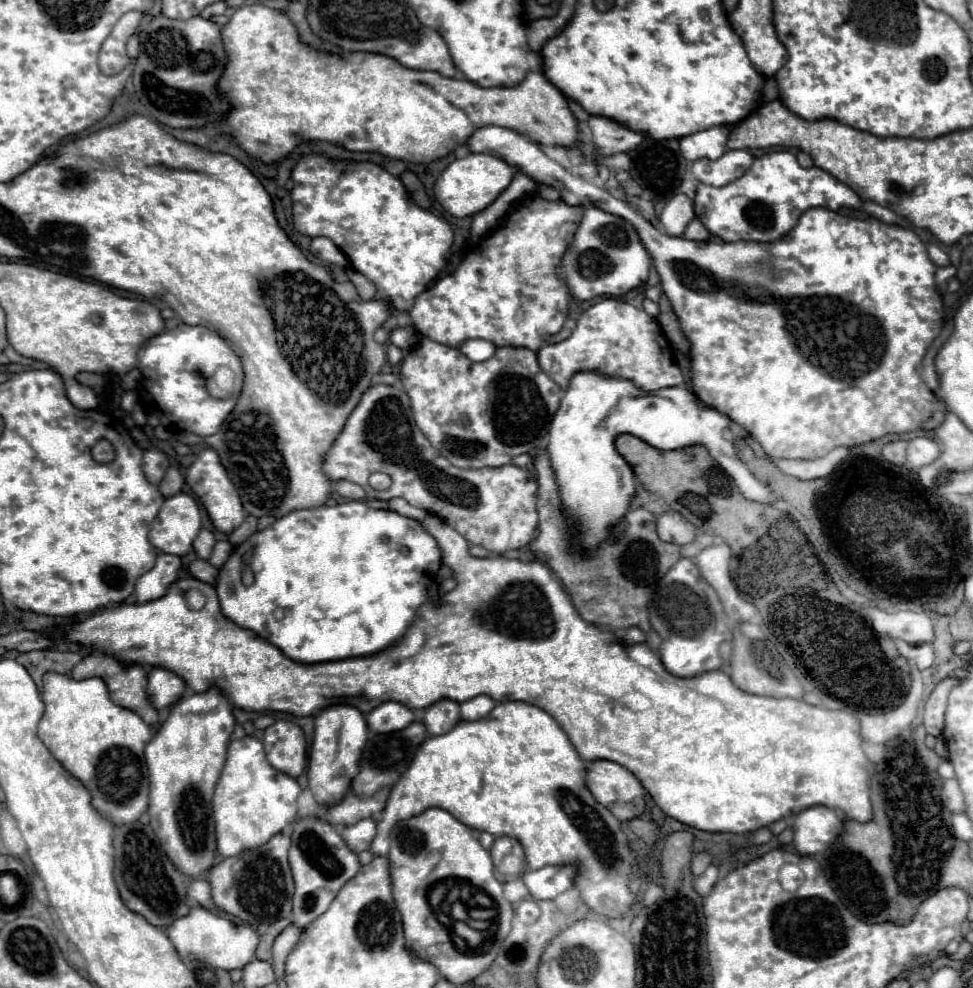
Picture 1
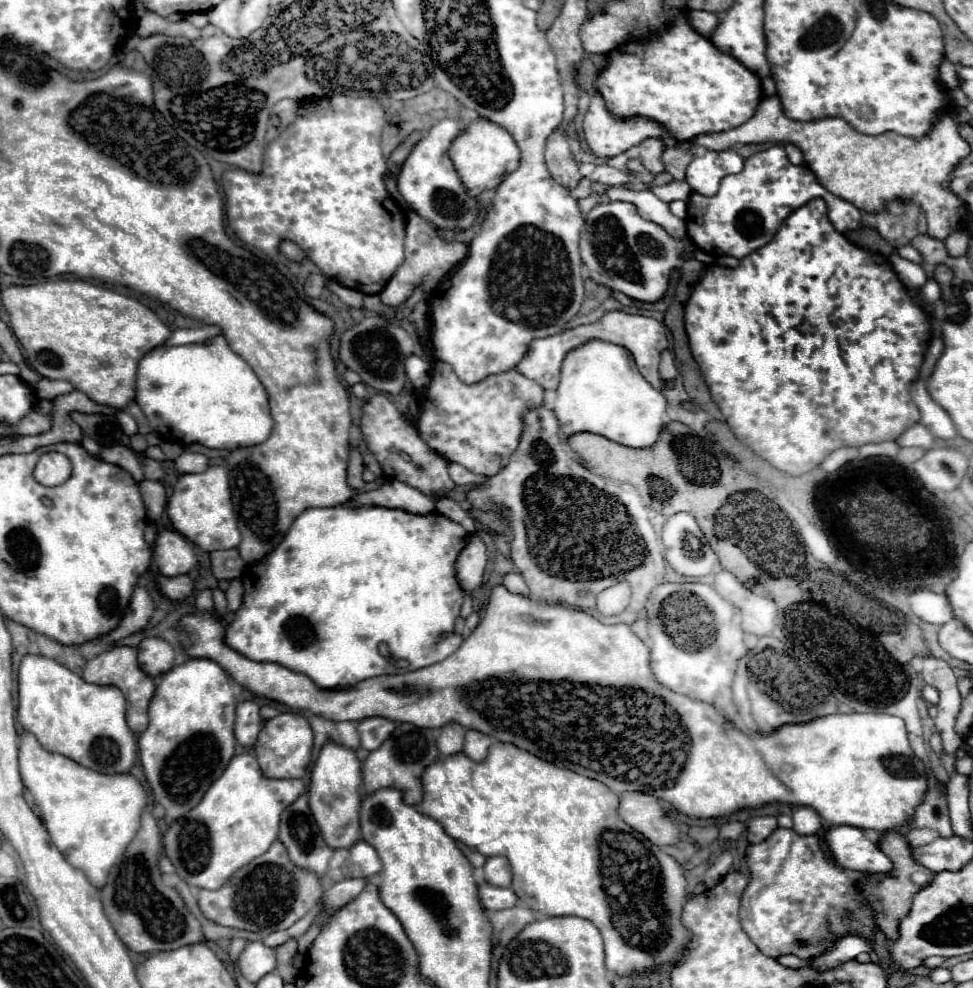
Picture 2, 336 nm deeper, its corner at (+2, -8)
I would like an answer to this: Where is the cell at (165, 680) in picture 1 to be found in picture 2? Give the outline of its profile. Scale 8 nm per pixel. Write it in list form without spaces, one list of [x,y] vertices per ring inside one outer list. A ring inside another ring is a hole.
[[[150,637],[138,645],[138,661],[146,675],[158,677],[174,667],[174,647],[168,641]]]

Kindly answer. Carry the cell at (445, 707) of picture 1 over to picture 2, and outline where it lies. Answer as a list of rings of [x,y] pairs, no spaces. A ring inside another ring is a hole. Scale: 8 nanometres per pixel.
[[[448,723],[438,731],[436,747],[442,755],[460,753],[464,747],[464,727],[458,723]]]

